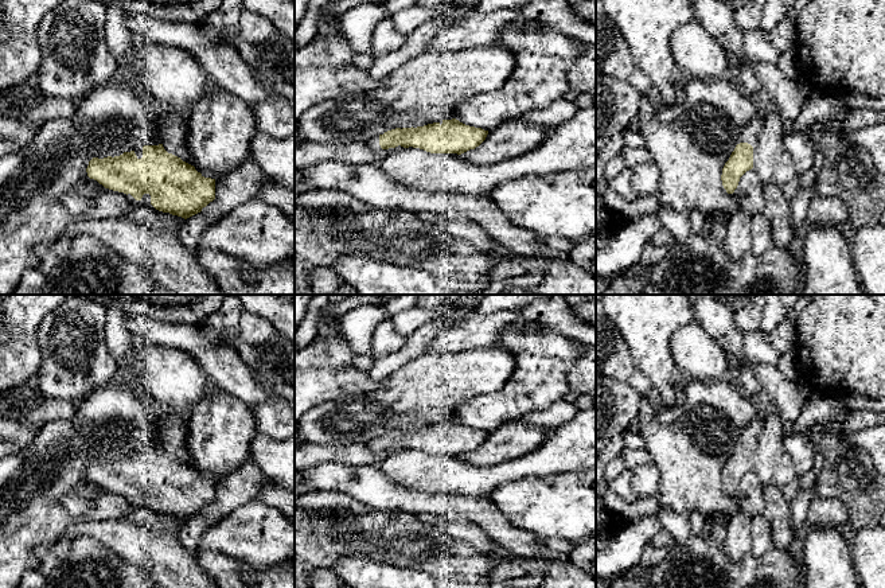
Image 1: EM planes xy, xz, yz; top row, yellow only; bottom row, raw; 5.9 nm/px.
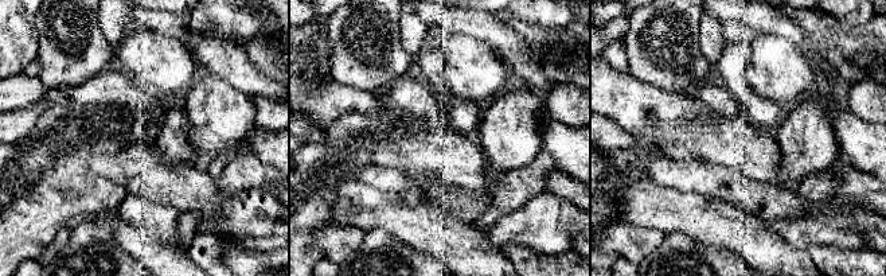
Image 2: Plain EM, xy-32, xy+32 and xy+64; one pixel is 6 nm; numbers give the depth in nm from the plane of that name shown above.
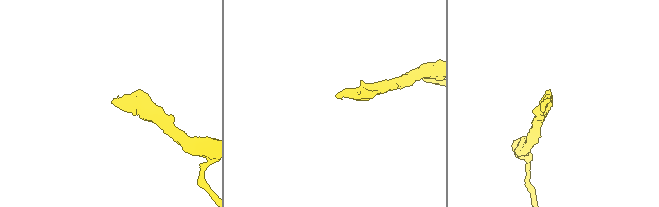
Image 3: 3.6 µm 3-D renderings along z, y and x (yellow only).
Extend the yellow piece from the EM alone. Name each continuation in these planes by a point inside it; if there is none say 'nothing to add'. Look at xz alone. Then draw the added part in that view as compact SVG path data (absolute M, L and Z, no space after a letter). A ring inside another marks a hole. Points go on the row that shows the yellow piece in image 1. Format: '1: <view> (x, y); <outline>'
1: xz (373, 144); M375 136L375 137L373 137L373 139L369 139L367 141L366 141L366 145L371 149L371 151L374 151L374 152L382 152L383 149L381 148L381 145L379 145L379 136Z

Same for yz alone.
1: yz (749, 133); M761 117L753 118L742 128L736 144L748 143L753 147L761 129L763 129L763 118Z

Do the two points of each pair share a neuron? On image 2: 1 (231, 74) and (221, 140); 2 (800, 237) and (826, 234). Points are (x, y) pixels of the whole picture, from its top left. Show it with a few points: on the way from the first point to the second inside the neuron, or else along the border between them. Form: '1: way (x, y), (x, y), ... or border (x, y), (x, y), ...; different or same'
1: border (210, 72), (250, 97); different
2: way (807, 234), (819, 234); same

